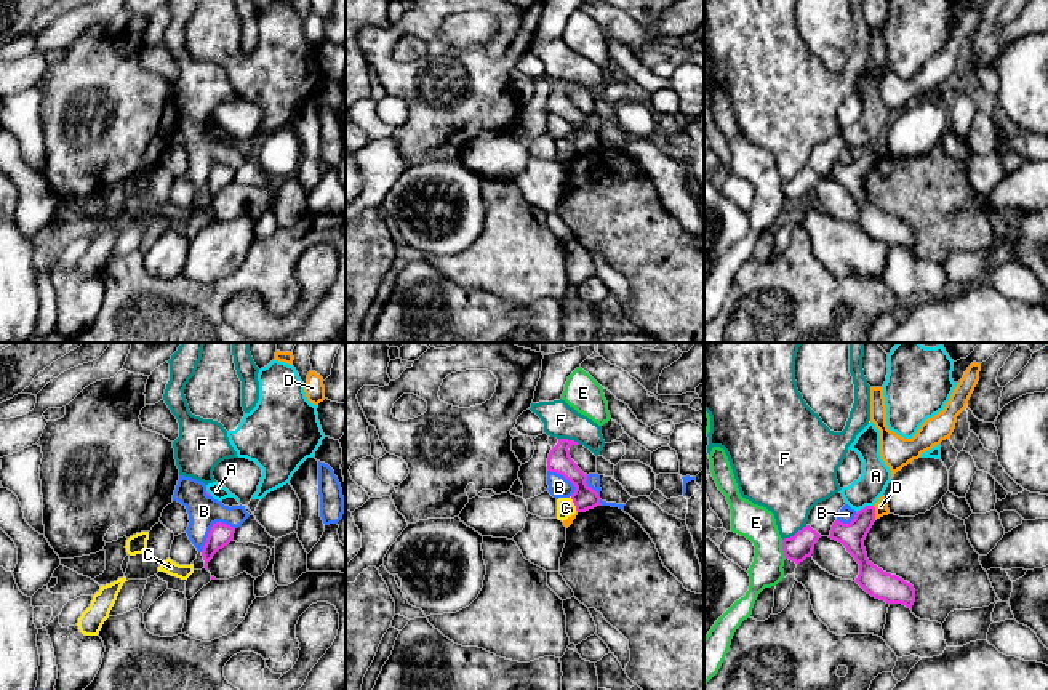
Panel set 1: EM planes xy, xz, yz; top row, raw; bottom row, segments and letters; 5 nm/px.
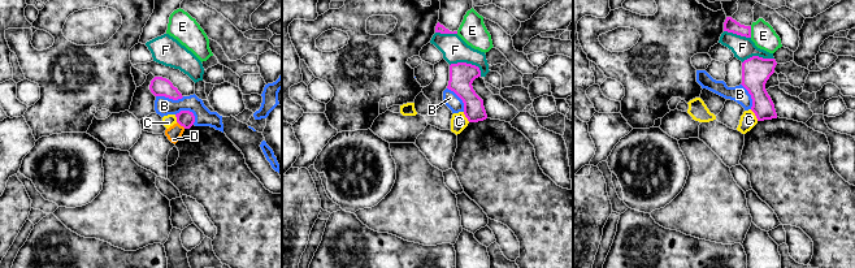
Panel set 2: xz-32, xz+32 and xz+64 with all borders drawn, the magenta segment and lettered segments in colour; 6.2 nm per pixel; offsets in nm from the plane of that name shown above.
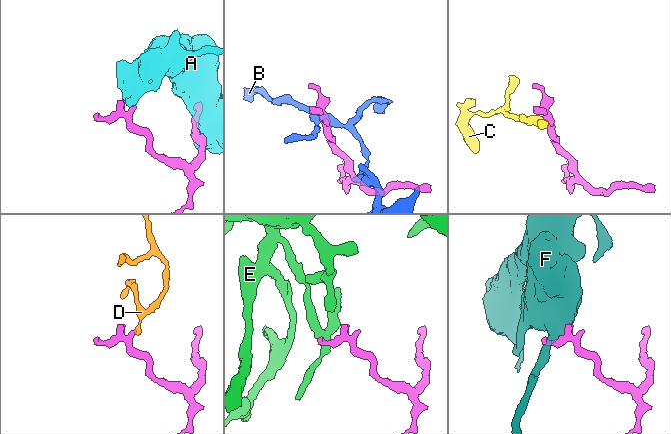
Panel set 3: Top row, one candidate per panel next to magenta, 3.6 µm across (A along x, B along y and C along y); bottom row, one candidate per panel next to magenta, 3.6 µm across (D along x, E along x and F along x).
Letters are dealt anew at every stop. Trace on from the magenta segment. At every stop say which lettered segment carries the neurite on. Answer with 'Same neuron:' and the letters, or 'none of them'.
Same neuron: none of them

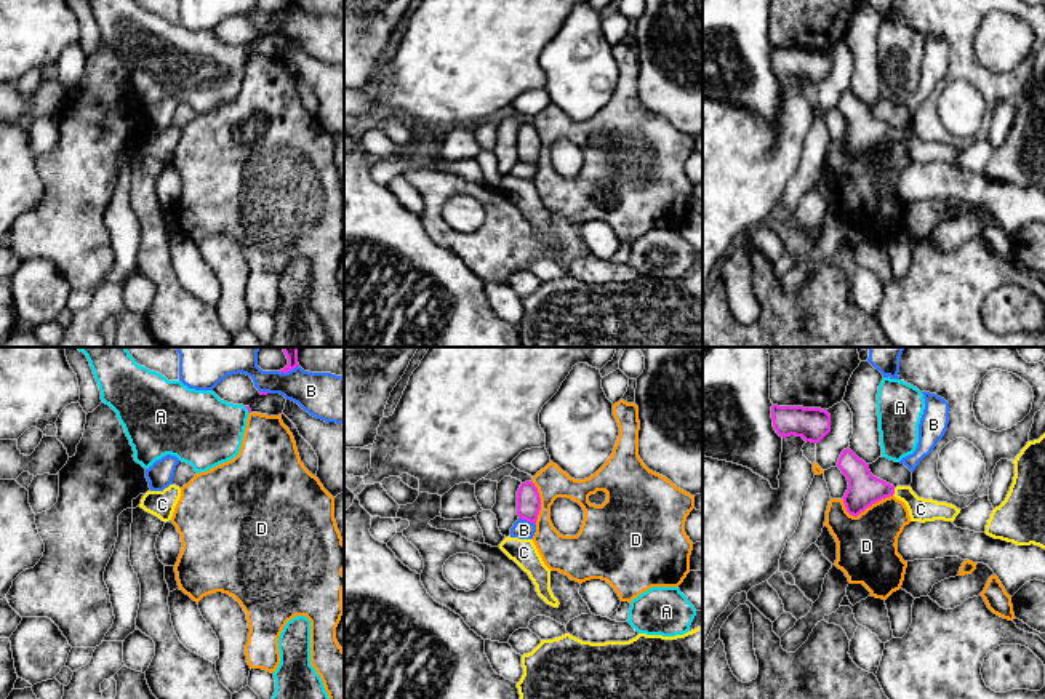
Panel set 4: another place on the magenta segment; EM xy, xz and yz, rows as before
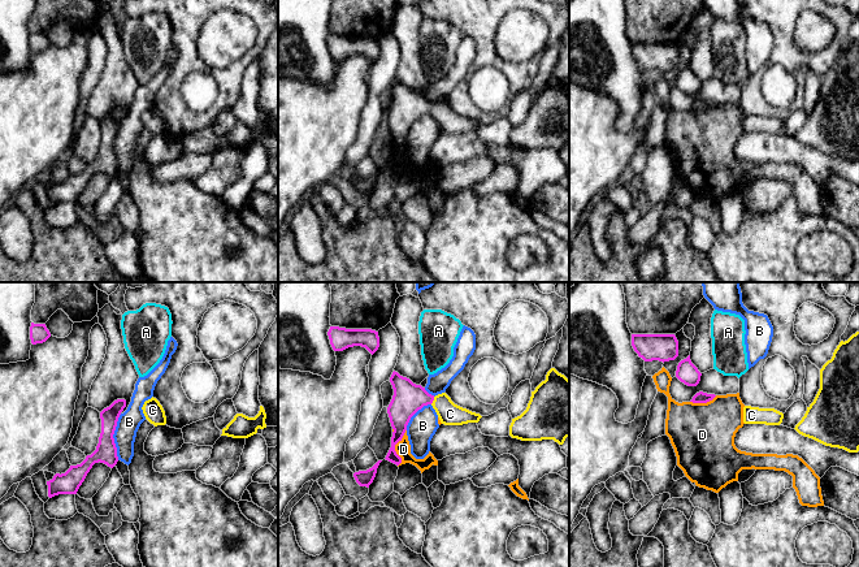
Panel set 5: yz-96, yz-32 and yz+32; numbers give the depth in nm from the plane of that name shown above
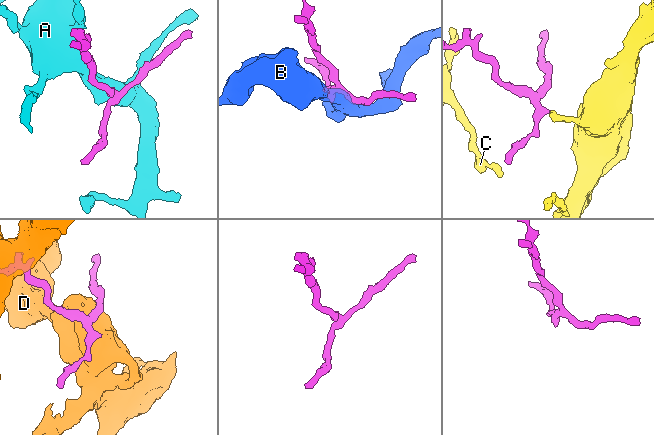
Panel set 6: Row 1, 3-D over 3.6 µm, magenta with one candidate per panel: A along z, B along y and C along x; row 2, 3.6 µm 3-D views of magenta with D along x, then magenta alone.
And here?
Same neuron: C

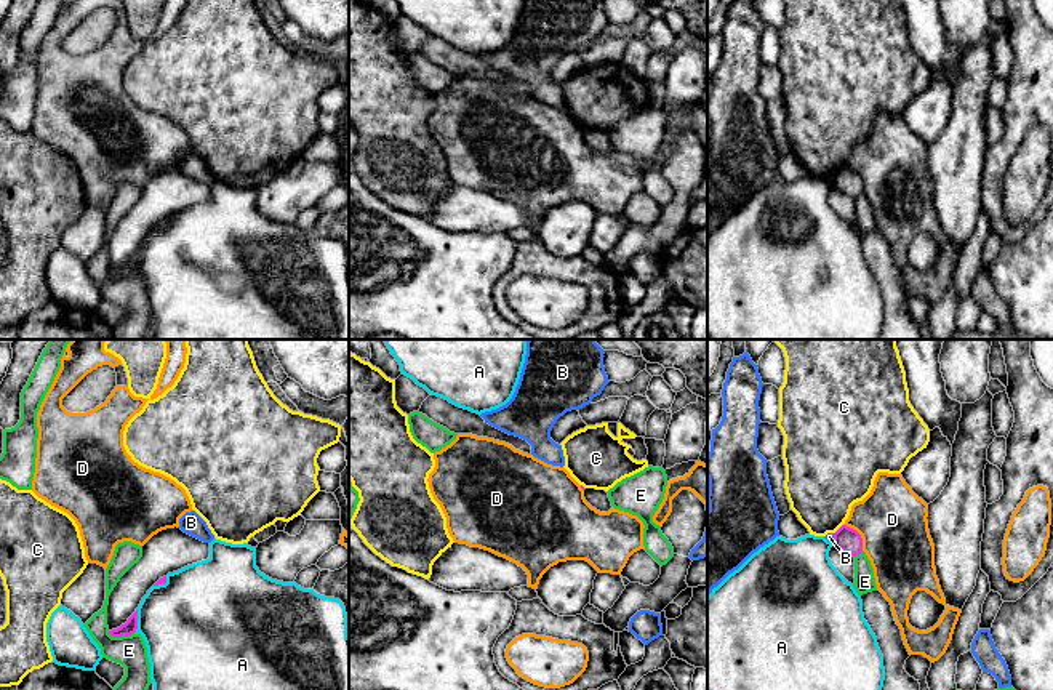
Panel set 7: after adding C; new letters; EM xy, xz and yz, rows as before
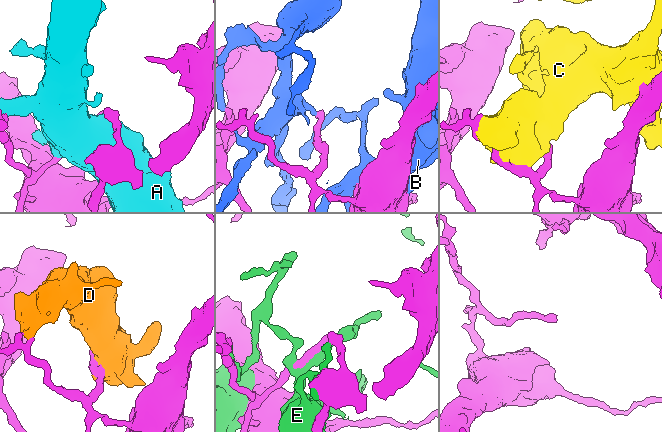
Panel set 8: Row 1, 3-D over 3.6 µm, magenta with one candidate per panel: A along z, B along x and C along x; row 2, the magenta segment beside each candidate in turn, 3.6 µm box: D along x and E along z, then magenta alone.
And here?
Same neuron: none of them

